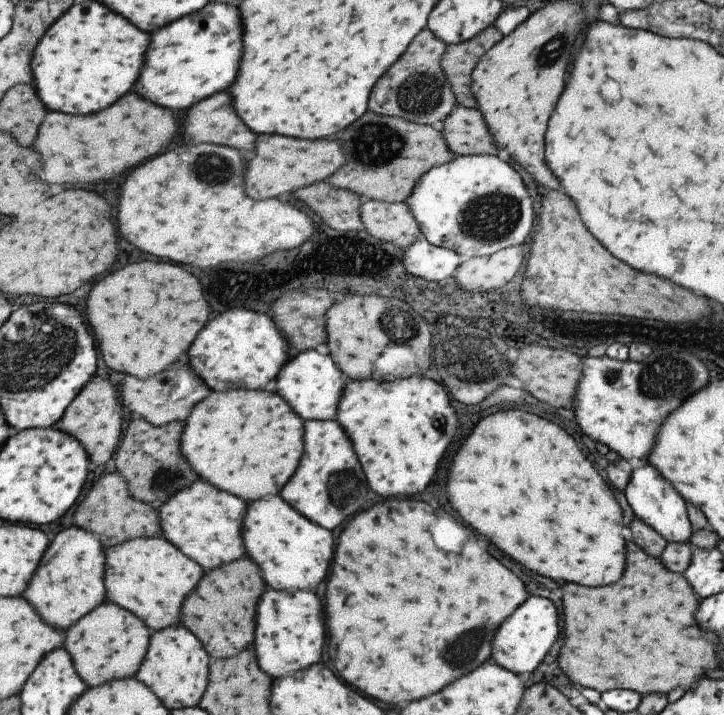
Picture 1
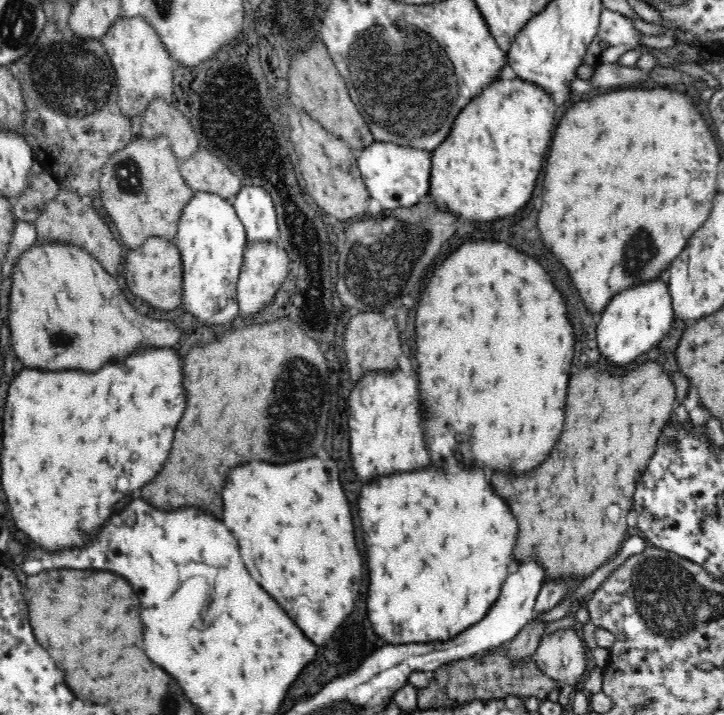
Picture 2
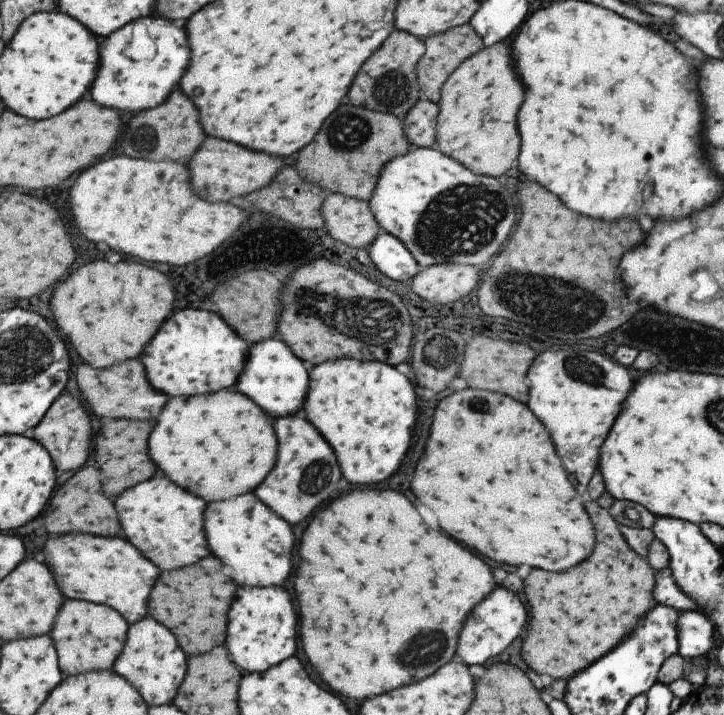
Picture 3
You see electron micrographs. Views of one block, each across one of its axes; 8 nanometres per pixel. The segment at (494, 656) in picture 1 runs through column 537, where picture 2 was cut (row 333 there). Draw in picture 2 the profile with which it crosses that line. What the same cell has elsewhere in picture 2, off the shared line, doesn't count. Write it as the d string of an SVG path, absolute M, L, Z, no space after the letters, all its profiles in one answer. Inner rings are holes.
M656 275L654 280L638 284L642 286L630 286L614 294L598 320L600 352L618 368L628 368L636 356L648 352L652 344L656 344L666 334L674 320L672 297L666 282Z

